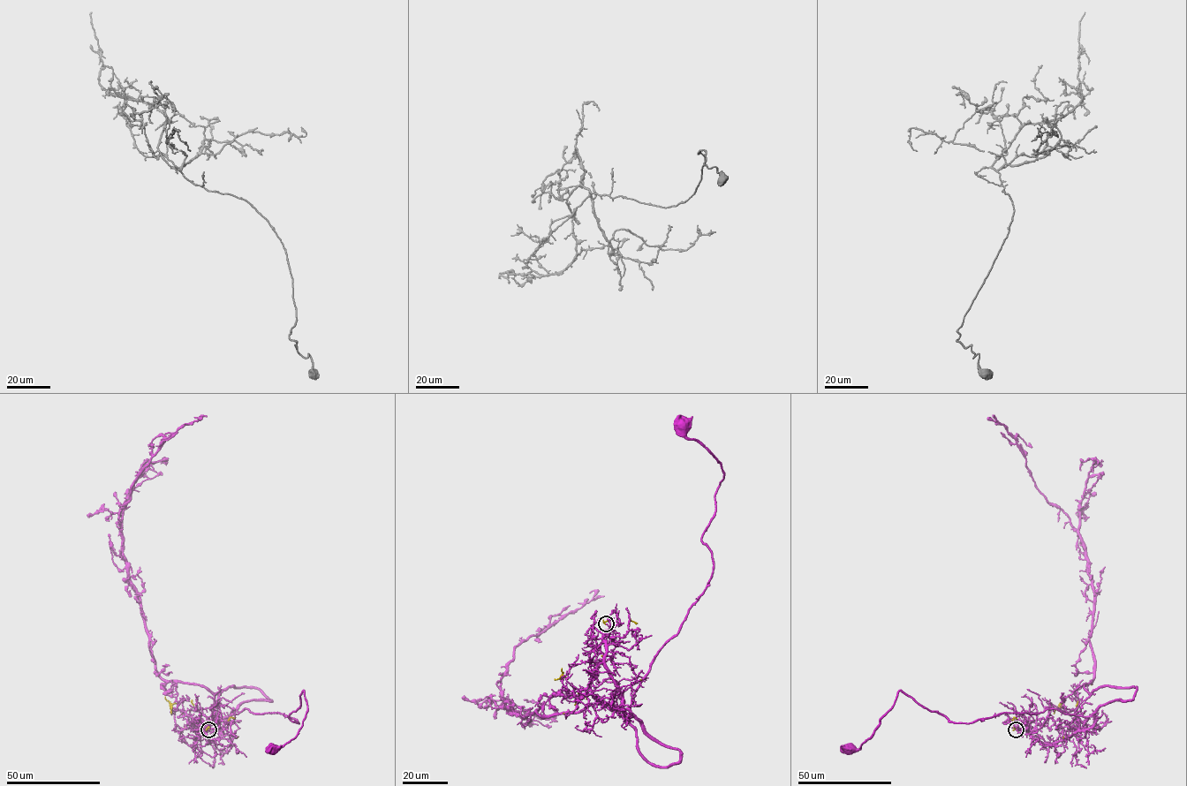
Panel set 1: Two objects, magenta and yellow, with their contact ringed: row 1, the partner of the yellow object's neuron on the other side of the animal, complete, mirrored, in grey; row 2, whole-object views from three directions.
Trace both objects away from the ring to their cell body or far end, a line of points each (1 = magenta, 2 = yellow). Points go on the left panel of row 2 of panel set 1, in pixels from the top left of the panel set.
1: (208, 729), (207, 744), (245, 708), (298, 723), (289, 715), (303, 691), (307, 712), (298, 734), (268, 749)
2: (208, 729), (205, 723), (185, 727), (165, 698), (172, 683)

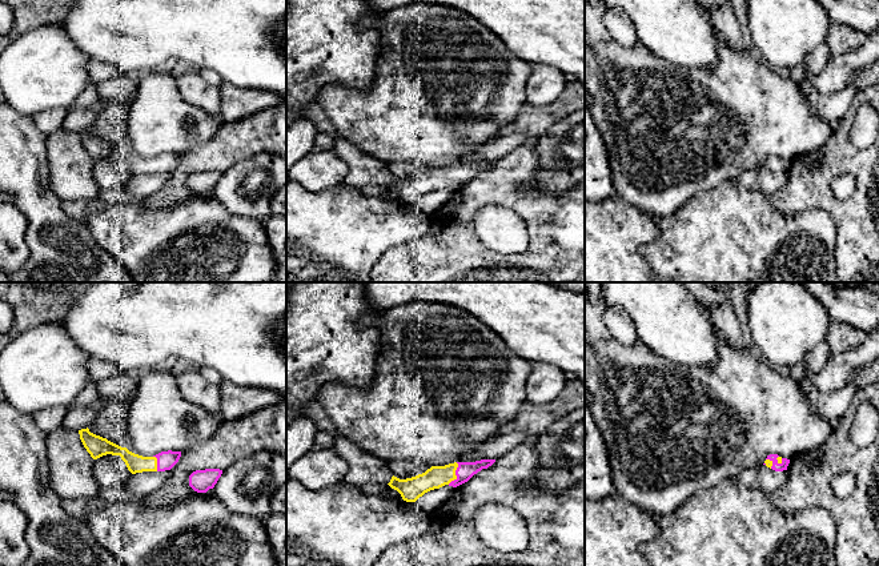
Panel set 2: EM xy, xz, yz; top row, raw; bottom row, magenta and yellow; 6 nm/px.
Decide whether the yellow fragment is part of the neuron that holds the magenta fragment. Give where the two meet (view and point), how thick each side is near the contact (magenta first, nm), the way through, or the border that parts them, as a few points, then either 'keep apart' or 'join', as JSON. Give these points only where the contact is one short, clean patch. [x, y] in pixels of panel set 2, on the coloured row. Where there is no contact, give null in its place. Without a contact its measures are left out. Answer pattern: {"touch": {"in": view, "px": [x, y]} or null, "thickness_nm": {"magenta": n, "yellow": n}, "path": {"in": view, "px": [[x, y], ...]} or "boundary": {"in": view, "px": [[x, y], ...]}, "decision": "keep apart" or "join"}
{"touch": {"in": "xz", "px": [456, 474]}, "thickness_nm": {"magenta": 110, "yellow": 140}, "decision": "keep apart"}

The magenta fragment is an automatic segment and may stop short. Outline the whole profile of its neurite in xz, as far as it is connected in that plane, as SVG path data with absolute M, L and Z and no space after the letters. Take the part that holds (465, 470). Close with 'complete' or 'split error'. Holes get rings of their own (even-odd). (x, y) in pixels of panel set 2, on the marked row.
M481 459L475 462L457 462L458 467L455 470L457 478L449 483L449 486L457 487L467 482L474 474L482 469L487 469L495 462L495 459Z | complete

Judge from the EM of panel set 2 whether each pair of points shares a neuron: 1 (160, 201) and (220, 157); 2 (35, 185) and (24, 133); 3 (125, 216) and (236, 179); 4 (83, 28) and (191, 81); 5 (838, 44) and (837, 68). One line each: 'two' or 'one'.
1: one
2: one
3: two
4: two
5: two

